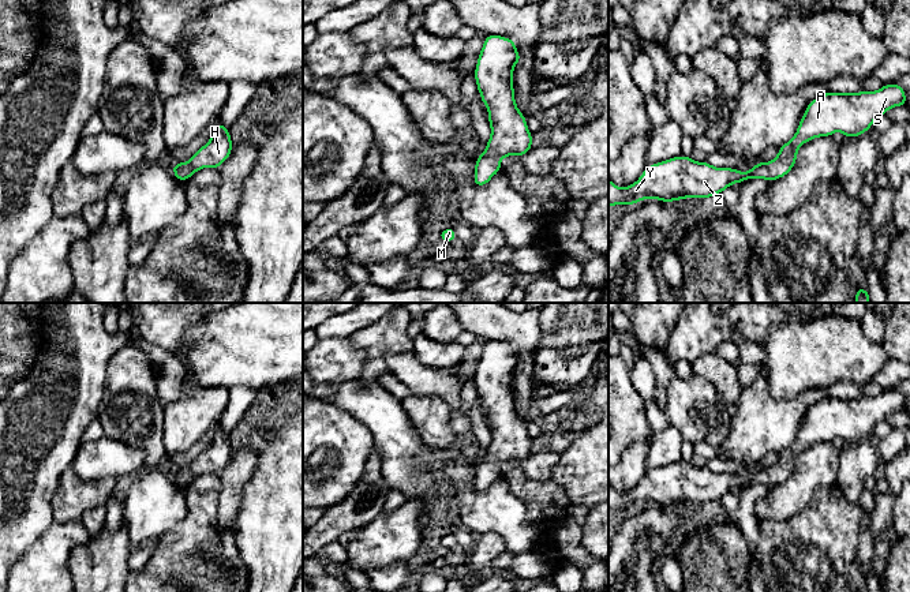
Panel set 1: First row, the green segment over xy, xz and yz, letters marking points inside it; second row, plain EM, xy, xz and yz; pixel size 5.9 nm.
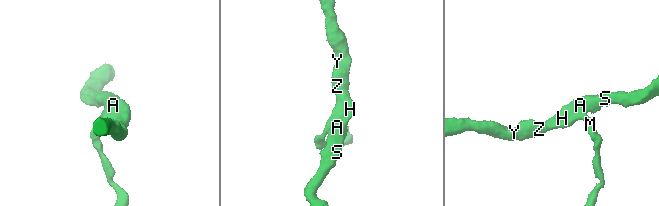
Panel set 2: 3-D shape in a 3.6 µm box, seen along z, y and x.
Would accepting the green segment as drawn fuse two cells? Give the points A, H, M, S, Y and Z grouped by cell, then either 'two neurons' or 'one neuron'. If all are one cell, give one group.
A H M S Y Z | one neuron

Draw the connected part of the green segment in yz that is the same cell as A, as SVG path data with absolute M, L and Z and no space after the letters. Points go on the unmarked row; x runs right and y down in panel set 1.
M898 389L883 390L876 397L862 396L861 398L831 398L827 397L806 412L798 430L795 441L779 453L778 461L769 468L757 468L748 477L739 477L735 473L716 473L704 468L697 468L690 462L678 461L647 472L639 486L625 494L619 494L608 484L608 513L615 510L632 512L643 505L658 505L660 507L675 507L688 503L708 505L716 499L722 499L727 492L735 488L744 488L746 484L765 484L768 488L784 483L797 467L801 450L820 442L832 442L839 436L846 443L855 443L873 431L875 426L885 420L888 415L905 412L906 397Z

